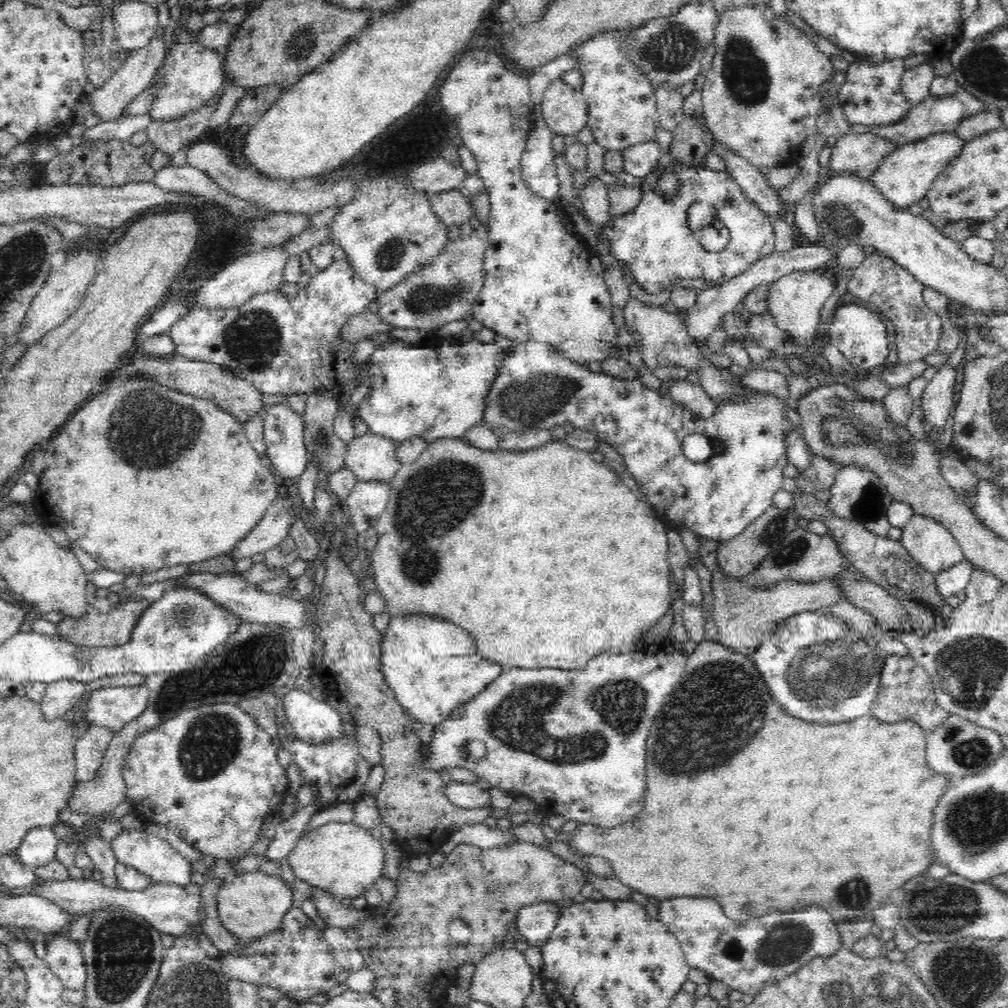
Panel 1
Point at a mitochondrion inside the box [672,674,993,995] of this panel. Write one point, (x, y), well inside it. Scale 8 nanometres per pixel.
(790, 939)

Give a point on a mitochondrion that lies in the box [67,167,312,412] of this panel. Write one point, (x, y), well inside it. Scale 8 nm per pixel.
(253, 339)

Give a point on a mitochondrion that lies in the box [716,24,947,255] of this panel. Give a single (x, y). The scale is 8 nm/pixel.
(745, 75)

